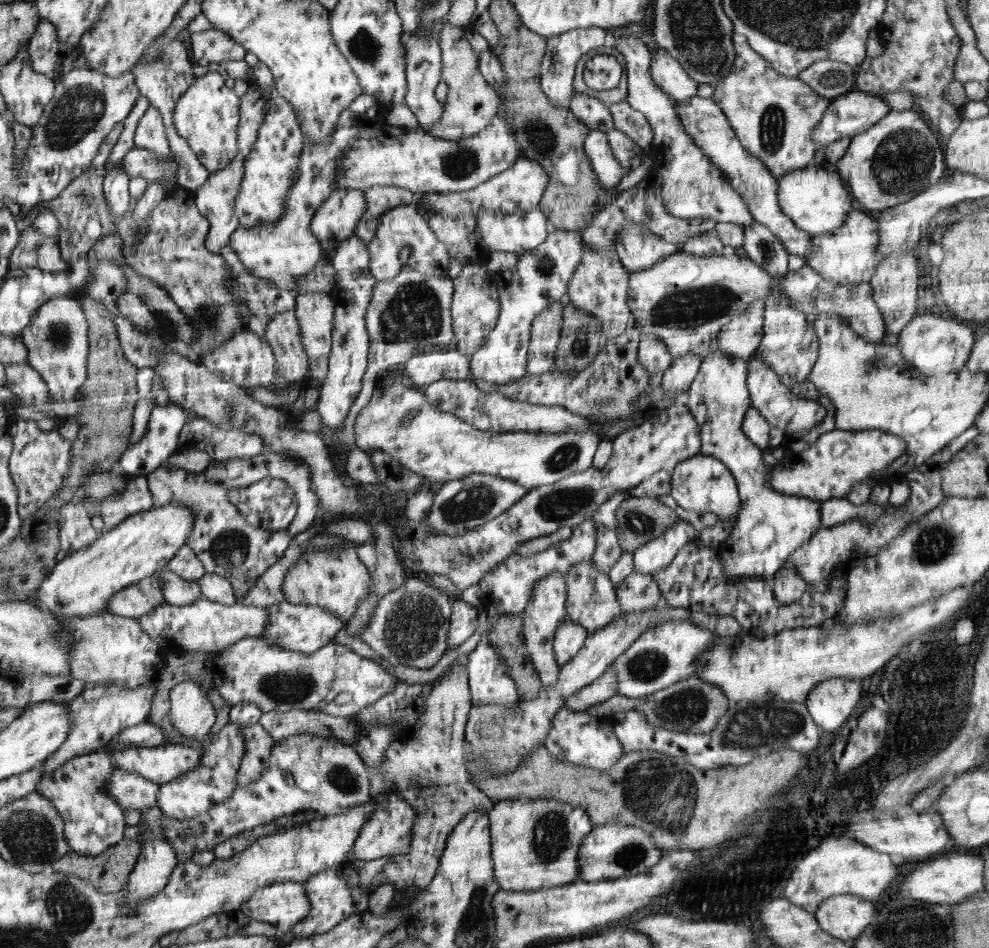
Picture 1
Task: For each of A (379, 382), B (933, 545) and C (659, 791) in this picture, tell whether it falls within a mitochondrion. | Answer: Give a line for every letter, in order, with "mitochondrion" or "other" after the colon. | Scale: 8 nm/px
A: other
B: mitochondrion
C: mitochondrion

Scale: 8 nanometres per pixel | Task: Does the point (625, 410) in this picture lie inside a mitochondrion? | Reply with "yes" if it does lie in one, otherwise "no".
no

